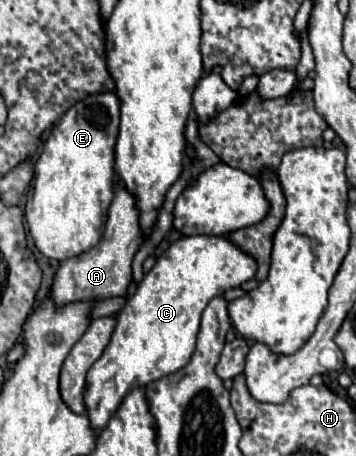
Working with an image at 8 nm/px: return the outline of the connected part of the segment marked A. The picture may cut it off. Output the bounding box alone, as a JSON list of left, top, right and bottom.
[51,180,149,306]

